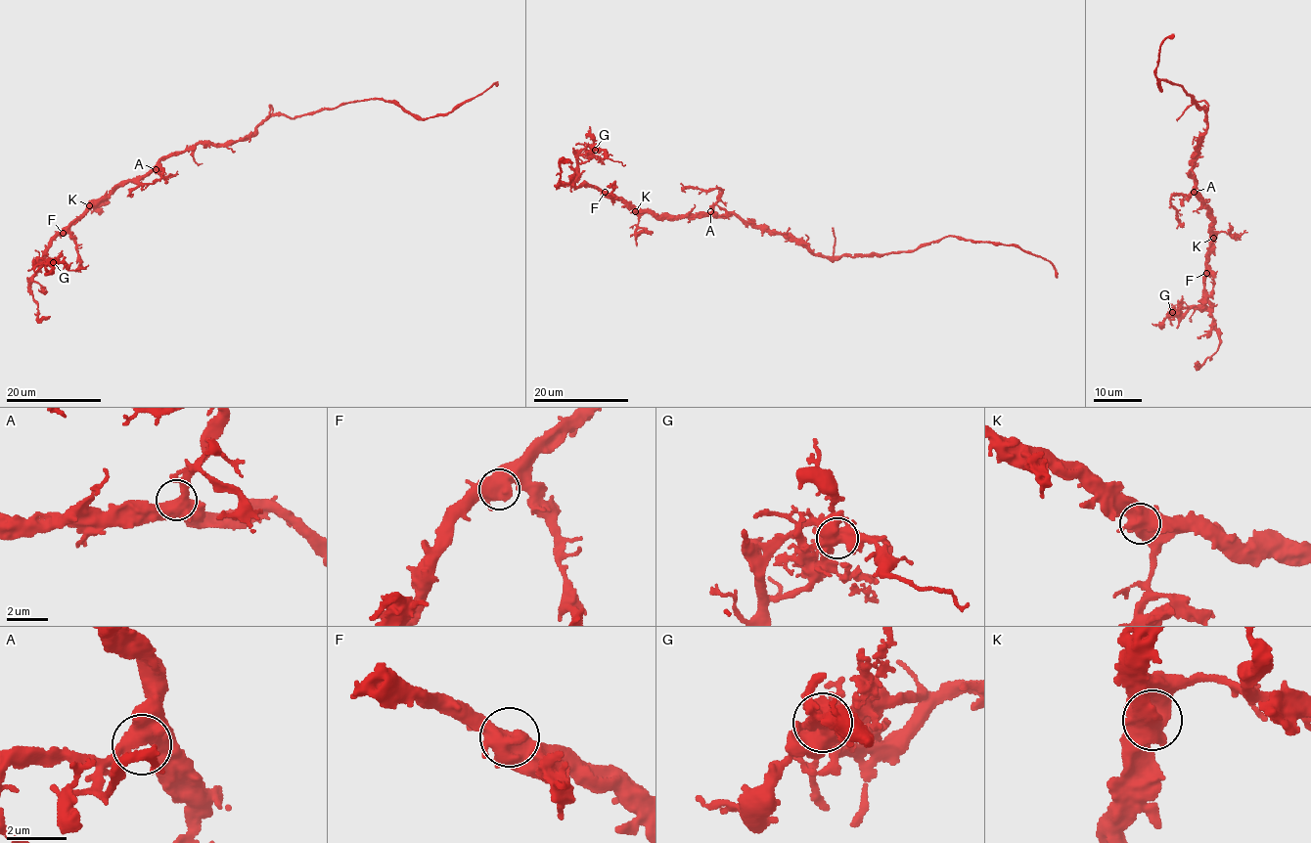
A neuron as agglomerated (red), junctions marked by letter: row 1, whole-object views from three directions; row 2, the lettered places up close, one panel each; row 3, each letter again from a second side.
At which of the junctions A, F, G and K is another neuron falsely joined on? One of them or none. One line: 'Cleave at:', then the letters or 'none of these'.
Cleave at: none of these

